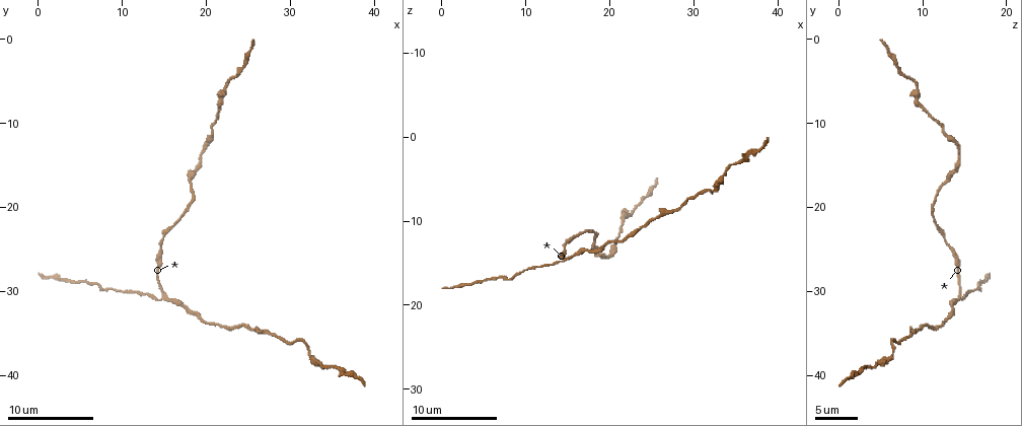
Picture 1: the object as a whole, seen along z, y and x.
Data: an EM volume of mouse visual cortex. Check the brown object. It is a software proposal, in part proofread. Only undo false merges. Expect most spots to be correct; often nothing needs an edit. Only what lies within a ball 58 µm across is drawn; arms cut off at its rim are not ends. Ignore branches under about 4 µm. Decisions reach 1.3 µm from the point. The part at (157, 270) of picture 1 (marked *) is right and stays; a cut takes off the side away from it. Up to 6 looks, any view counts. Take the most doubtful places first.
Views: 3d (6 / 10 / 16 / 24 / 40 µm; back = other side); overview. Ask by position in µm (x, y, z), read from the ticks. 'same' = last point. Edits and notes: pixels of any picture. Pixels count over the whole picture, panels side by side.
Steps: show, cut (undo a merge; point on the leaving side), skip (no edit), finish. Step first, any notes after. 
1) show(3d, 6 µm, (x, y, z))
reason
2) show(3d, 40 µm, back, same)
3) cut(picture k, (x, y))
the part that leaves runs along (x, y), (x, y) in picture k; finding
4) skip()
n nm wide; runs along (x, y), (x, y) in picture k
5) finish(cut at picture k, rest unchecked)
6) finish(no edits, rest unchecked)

show(3d, 10 µm, (15.0, 30.8, 14.4))

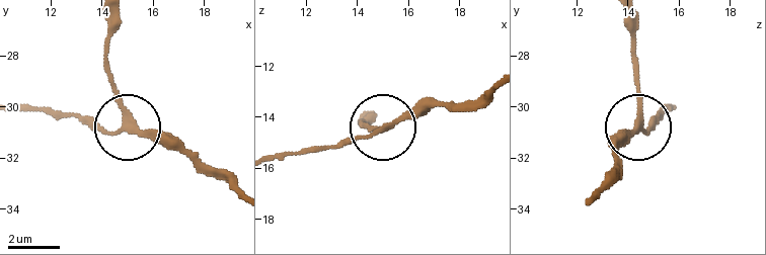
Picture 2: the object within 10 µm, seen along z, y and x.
skip()
runs along (107, 46), (120, 131), (107, 135), (74, 117), (51, 115) in picture 2; continuous, no second neuron

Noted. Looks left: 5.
show(3d, 10 µm, (32.6, 37.6, 6.2))
sudden change in width

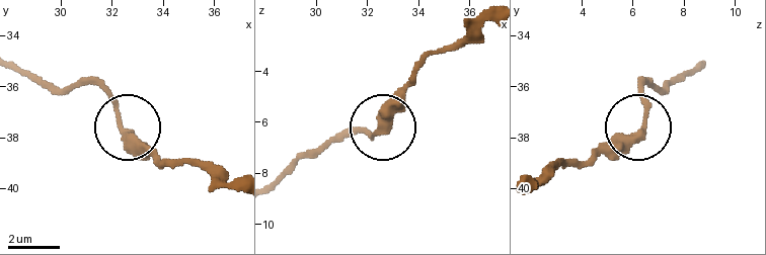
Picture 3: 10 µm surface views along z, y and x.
skip()
310 nm wide; one neuron here

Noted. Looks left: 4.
show(3d, 10 µm, (19.6, 33.4, 12.8))
sudden change in width

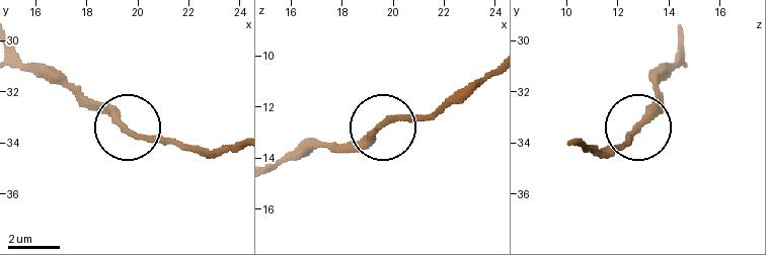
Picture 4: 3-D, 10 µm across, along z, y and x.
skip()
runs along (680, 49), (655, 84), (647, 120), (615, 147) in picture 4; one neuron here

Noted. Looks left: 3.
finish(no edits, rest unchecked)

